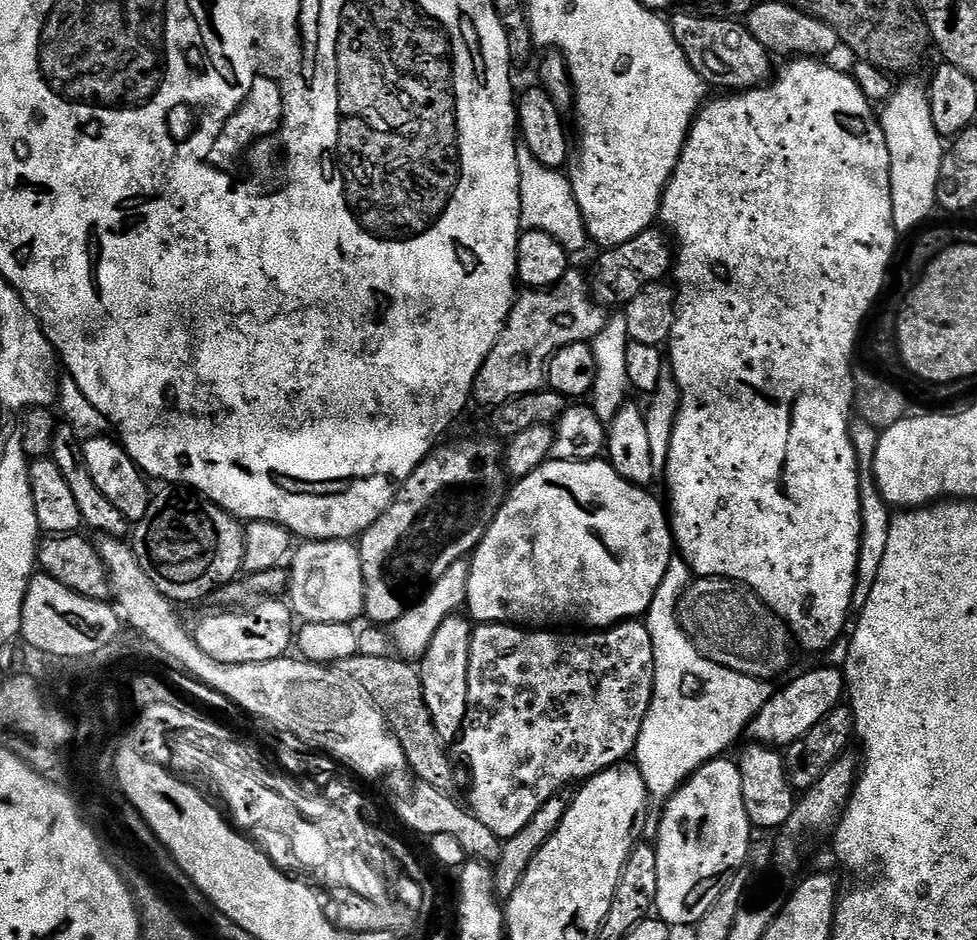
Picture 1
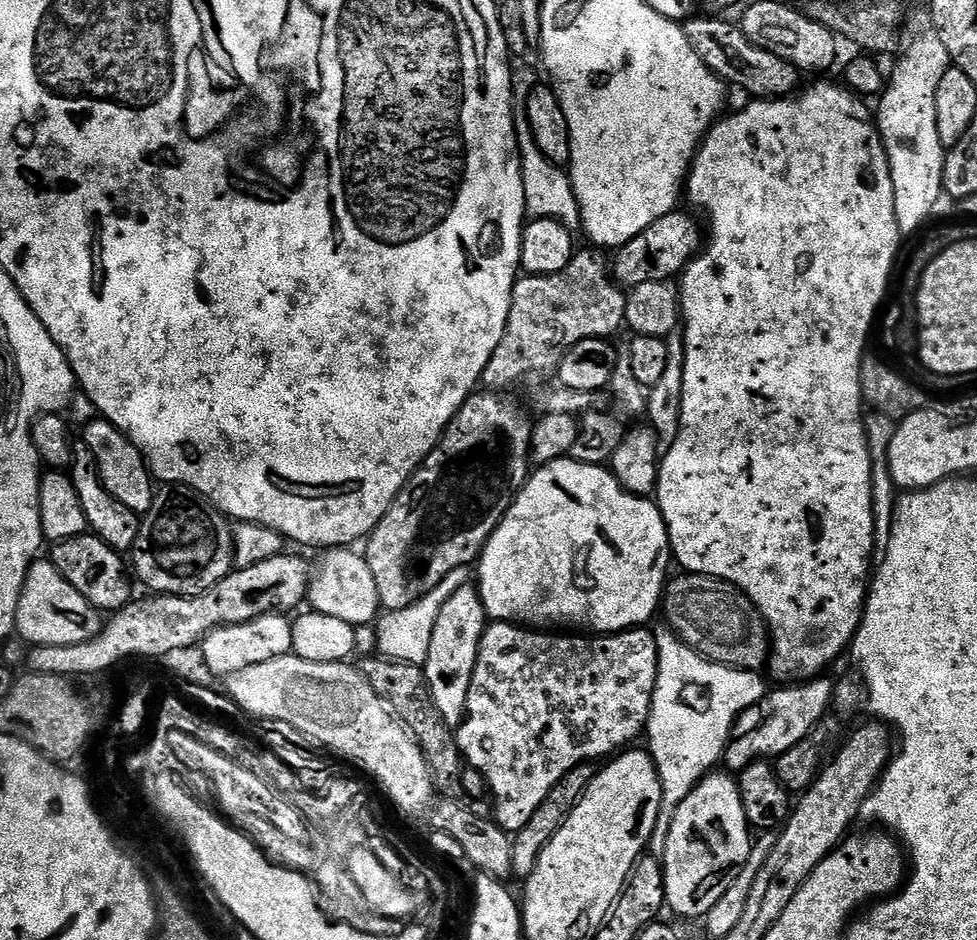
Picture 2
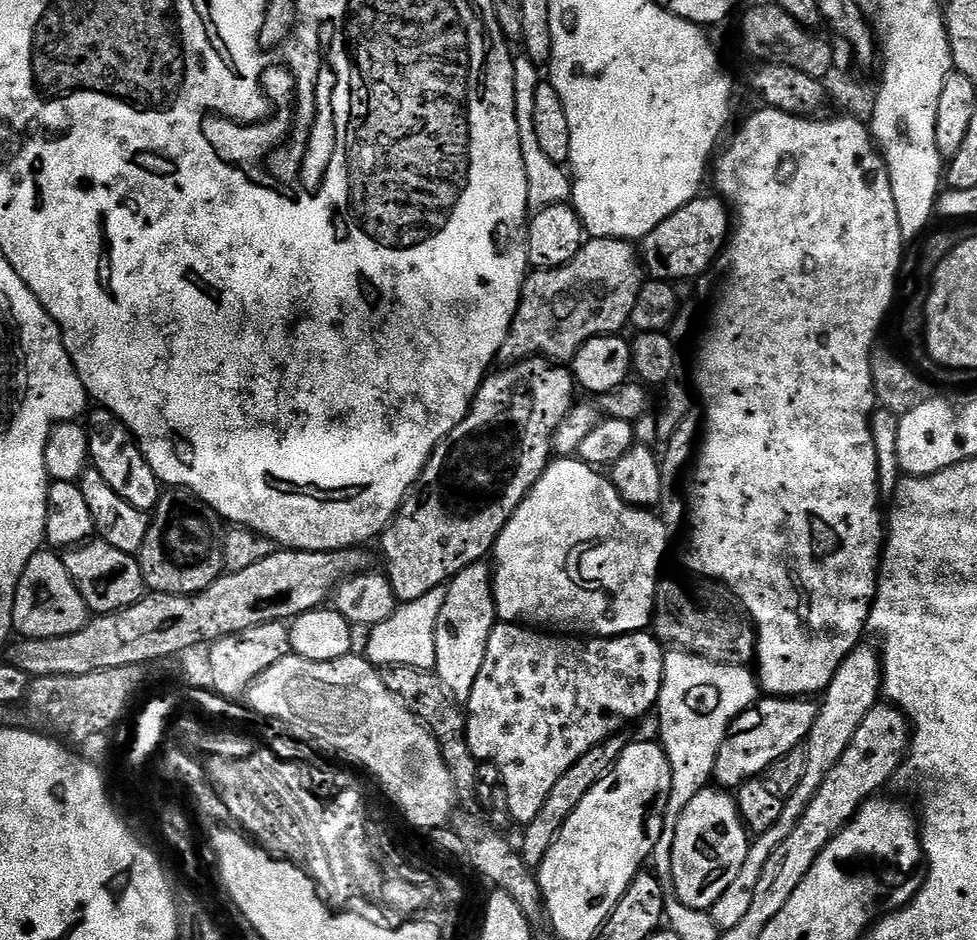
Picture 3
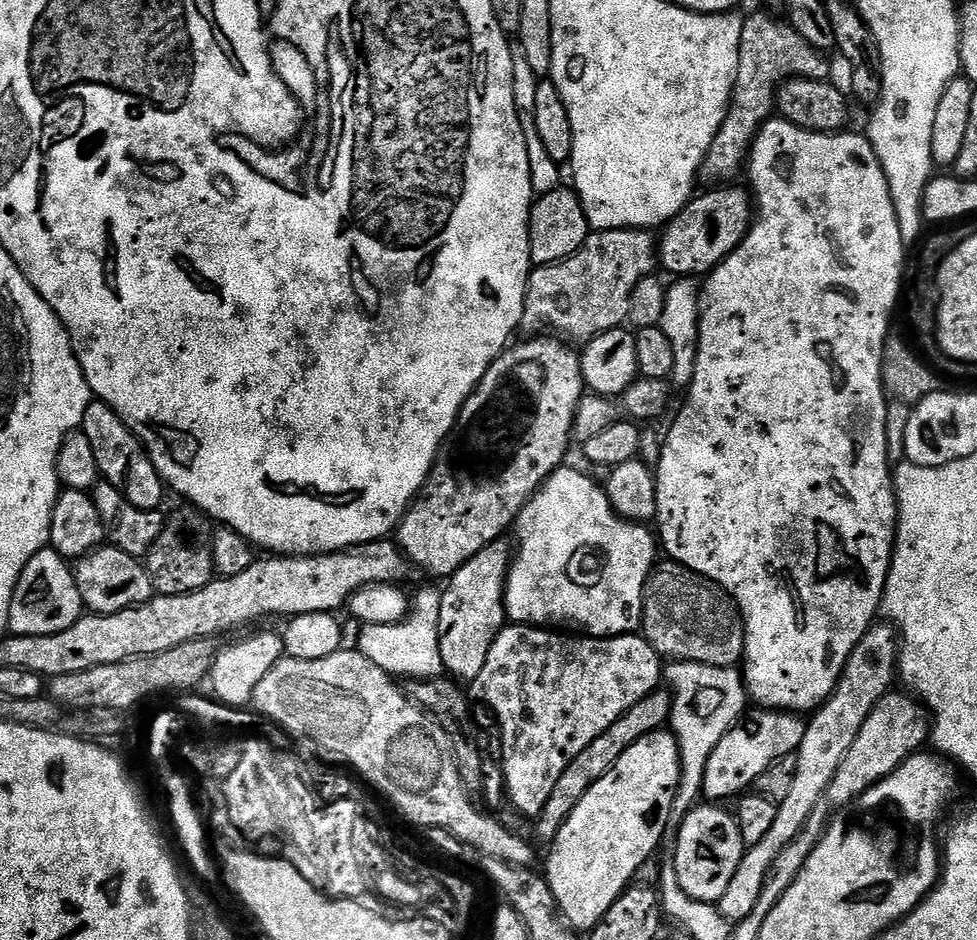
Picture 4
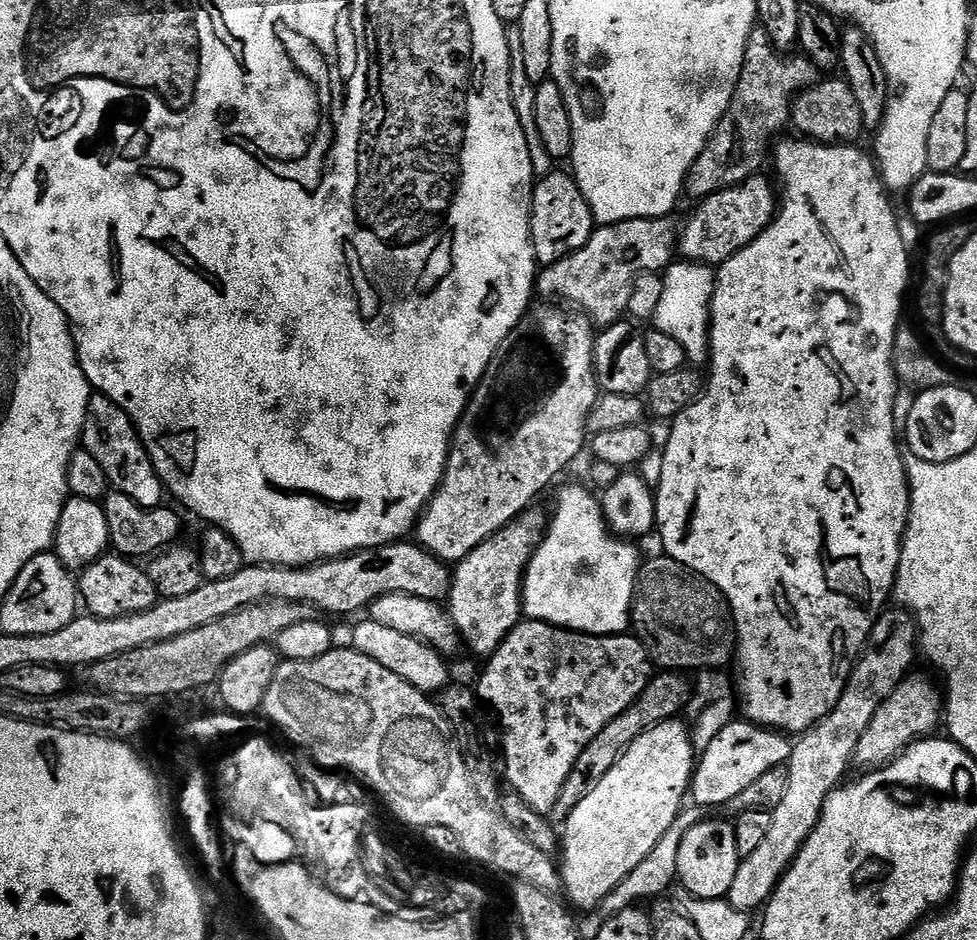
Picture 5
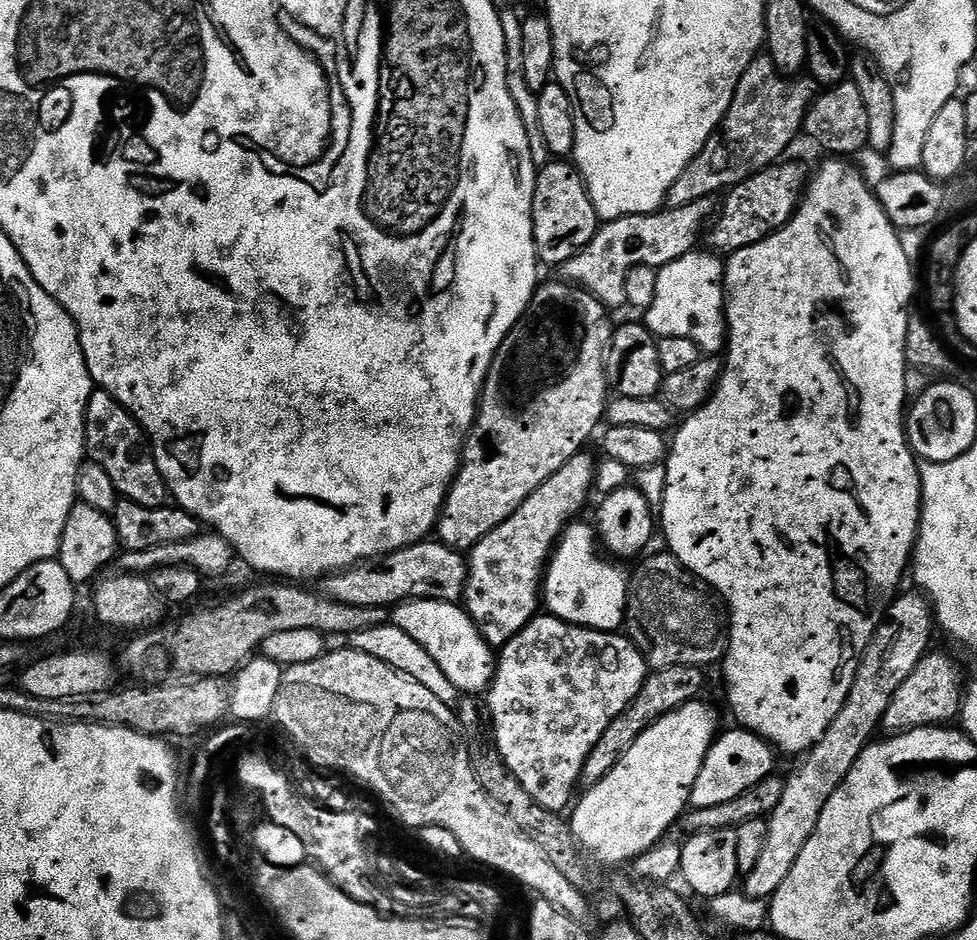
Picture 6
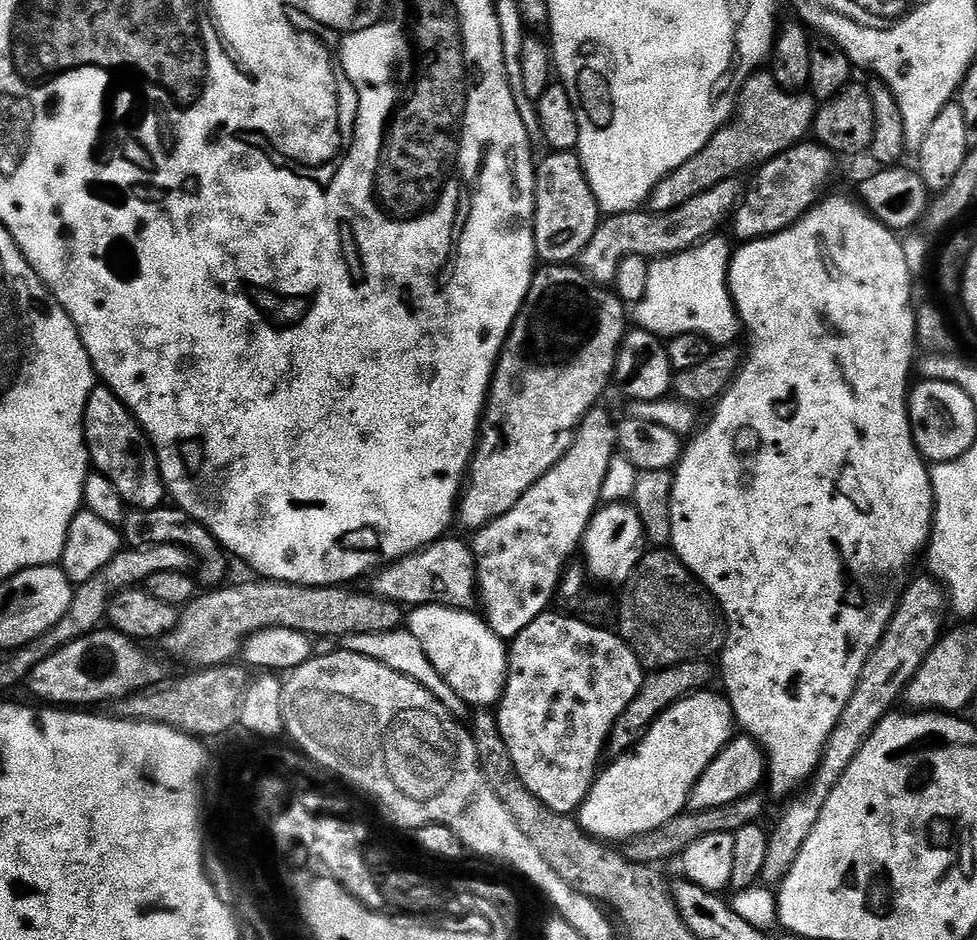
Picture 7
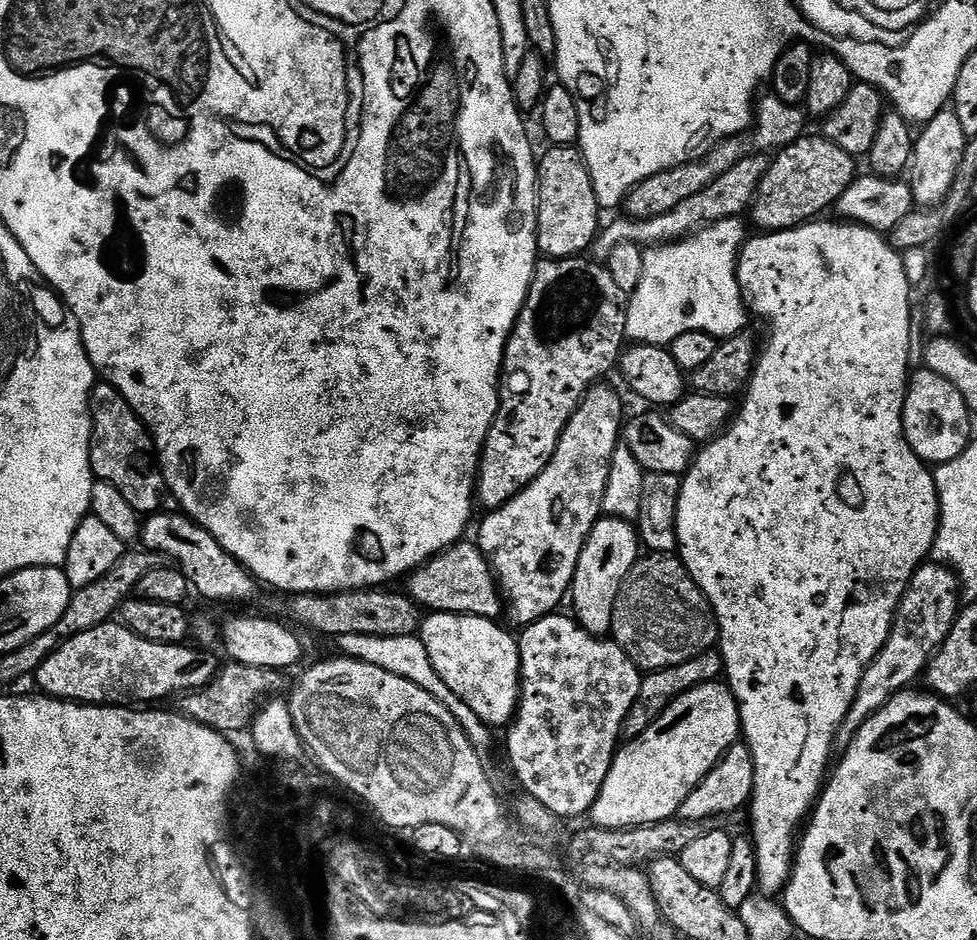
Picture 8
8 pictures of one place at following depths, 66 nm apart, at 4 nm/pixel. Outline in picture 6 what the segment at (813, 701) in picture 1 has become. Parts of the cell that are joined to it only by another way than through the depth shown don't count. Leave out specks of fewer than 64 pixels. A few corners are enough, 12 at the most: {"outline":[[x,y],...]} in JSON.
{"outline":[[721,731],[698,770],[691,807],[718,806],[773,775],[771,744]]}

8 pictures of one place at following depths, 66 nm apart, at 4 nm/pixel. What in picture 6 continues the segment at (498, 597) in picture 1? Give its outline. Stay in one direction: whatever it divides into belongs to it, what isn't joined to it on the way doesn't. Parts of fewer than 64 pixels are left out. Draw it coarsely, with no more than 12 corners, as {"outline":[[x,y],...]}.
{"outline":[[593,525],[564,530],[544,574],[547,615],[619,633],[629,573]]}

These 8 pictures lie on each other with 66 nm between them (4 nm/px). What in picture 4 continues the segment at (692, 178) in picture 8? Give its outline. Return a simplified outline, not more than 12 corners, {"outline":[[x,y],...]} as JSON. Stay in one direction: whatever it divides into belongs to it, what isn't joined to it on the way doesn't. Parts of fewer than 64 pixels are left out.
{"outline":[[744,16],[726,118],[701,185],[741,175],[776,89],[828,80],[829,57],[783,19]]}

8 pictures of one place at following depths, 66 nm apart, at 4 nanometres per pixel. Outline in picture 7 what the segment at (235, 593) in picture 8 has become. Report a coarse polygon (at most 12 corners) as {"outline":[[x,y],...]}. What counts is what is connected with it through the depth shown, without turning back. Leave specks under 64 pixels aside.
{"outline":[[181,508],[124,518],[129,548],[177,544],[198,561],[201,585],[225,583],[225,549]]}

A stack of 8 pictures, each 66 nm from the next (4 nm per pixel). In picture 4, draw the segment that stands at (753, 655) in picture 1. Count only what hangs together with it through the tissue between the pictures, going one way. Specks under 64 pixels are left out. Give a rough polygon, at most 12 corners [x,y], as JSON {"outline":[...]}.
{"outline":[[675,562],[644,587],[642,635],[668,662],[736,668],[744,619]]}

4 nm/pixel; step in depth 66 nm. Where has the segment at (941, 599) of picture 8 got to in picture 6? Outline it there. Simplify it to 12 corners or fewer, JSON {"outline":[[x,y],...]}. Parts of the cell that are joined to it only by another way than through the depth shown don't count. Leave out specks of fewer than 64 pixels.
{"outline":[[919,591],[897,595],[826,734],[787,773],[743,877],[771,901],[826,802],[933,647]]}

